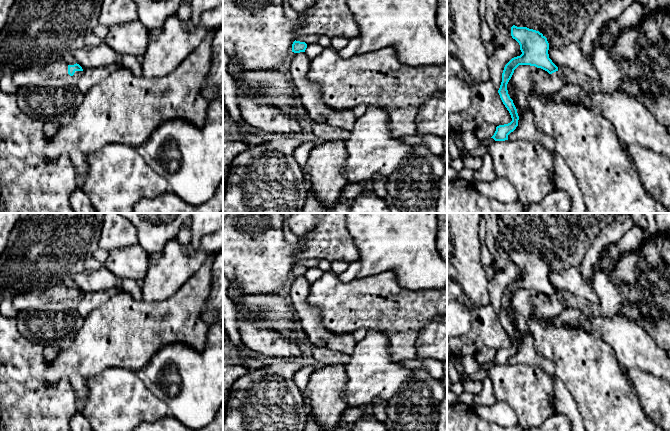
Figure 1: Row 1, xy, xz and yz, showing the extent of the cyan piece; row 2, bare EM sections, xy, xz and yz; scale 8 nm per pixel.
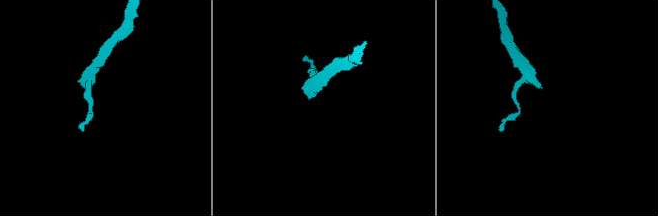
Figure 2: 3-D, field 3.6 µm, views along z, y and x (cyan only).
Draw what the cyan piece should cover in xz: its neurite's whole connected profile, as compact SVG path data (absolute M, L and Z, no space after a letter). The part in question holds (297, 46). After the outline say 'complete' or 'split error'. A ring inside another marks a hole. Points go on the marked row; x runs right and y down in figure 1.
M295 40L292 44L292 52L294 53L305 52L306 48L307 44L305 42L300 42Z | complete

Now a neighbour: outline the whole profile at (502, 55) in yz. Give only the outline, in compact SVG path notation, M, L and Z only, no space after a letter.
M511 38L505 45L498 47L490 59L491 81L498 91L502 82L505 65L520 51L519 43Z

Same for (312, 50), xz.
M313 43L313 44L308 44L307 48L305 50L305 54L309 59L314 59L317 55L319 55L324 48L318 44L318 43Z

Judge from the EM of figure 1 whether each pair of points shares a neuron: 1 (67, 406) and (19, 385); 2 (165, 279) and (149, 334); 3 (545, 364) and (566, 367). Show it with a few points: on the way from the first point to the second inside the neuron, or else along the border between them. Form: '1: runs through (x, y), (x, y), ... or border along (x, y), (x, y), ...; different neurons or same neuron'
1: runs through (55, 406), (40, 406), (31, 397); same neuron
2: border along (179, 288), (159, 301), (142, 298); different neurons
3: border along (536, 349), (552, 363), (555, 374), (565, 385); different neurons

